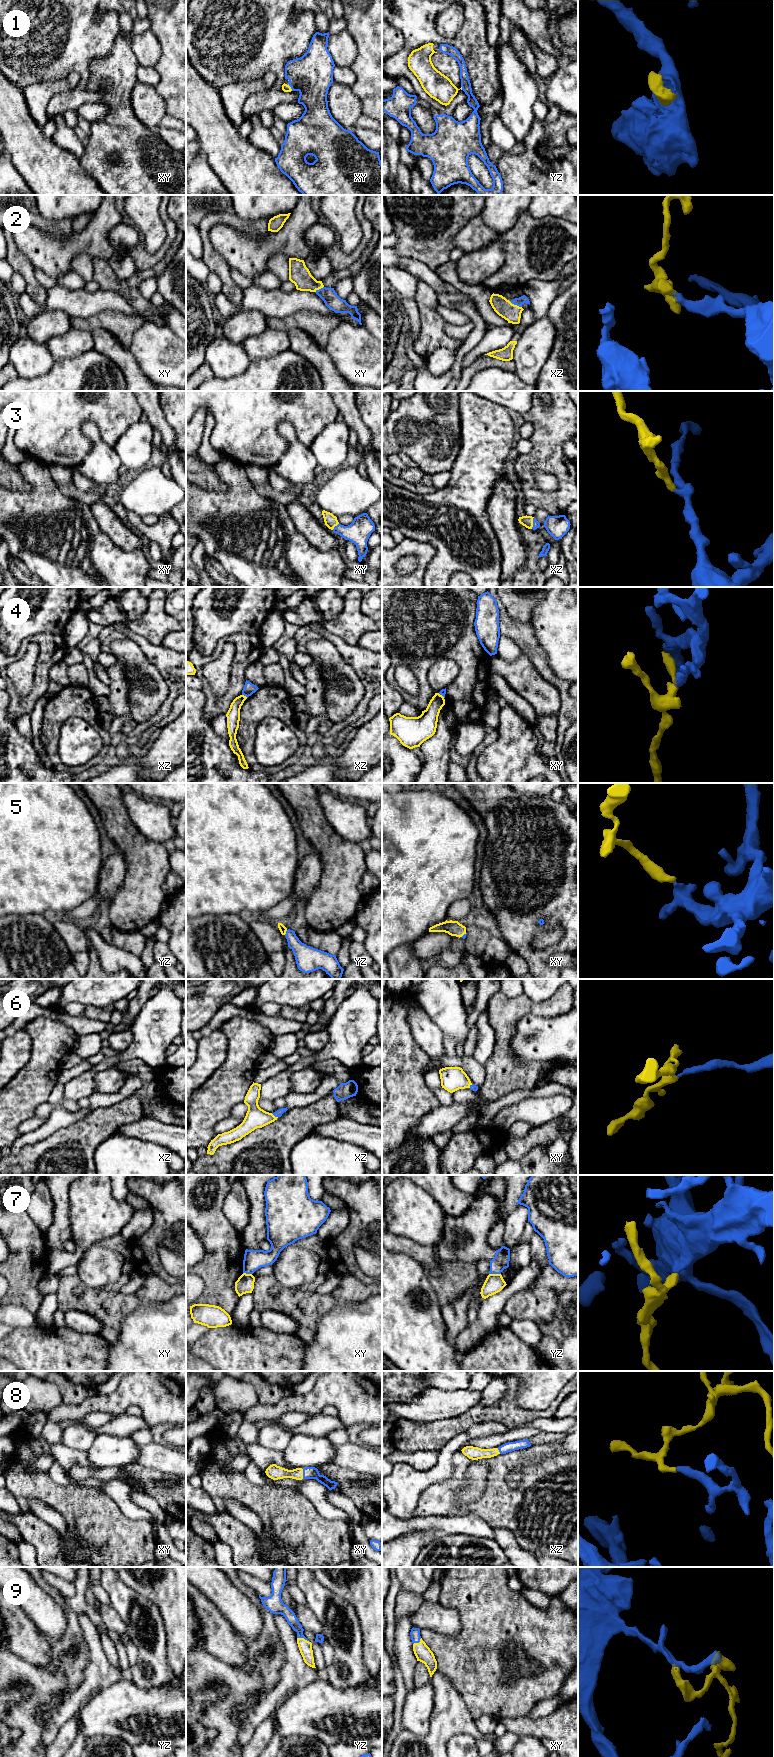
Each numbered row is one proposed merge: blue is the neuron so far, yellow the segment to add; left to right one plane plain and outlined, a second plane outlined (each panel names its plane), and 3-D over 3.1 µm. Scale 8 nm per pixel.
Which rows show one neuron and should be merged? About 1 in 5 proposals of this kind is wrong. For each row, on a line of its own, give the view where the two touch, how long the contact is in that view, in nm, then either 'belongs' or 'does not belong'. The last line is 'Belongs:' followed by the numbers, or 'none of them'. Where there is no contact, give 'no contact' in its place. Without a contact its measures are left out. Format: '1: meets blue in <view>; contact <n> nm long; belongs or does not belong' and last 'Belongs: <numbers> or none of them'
1: meets blue in xy; contact 60 nm long; belongs
2: meets blue in xz; contact 100 nm long; belongs
3: meets blue in xz; contact 100 nm long; belongs
4: meets blue in xz; contact 50 nm long; does not belong
5: meets blue in yz; contact 50 nm long; belongs
6: meets blue in xz; contact 70 nm long; belongs
7: meets blue in yz; contact 100 nm long; does not belong
8: meets blue in xy; contact 80 nm long; belongs
9: meets blue in yz; contact 130 nm long; belongs
Belongs: 1, 2, 3, 5, 6, 8, 9

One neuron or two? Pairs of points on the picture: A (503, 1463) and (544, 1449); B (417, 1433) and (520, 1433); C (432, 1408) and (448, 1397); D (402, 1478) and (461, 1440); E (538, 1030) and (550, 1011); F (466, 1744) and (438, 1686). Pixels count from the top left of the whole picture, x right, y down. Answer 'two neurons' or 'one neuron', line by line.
A: one neuron
B: two neurons
C: one neuron
D: one neuron
E: two neurons
F: two neurons

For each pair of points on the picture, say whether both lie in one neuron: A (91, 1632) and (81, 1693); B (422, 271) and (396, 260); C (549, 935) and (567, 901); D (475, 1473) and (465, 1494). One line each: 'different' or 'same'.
A: same
B: same
C: different
D: same

